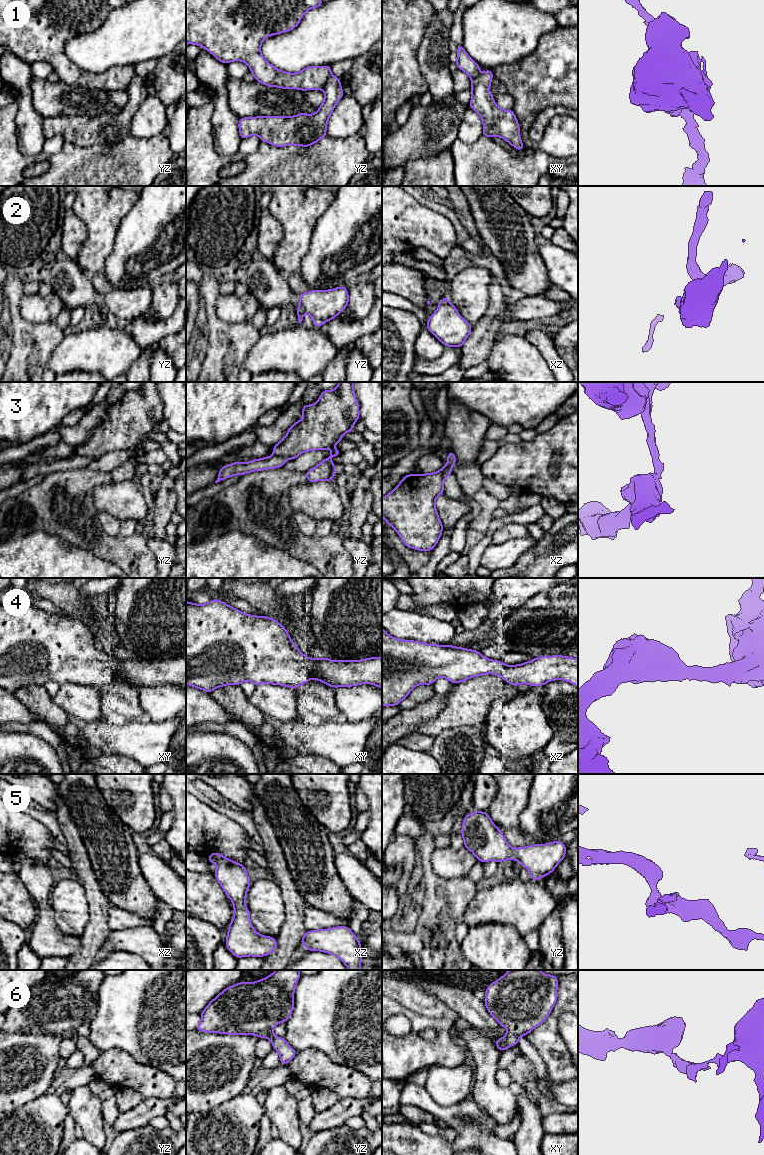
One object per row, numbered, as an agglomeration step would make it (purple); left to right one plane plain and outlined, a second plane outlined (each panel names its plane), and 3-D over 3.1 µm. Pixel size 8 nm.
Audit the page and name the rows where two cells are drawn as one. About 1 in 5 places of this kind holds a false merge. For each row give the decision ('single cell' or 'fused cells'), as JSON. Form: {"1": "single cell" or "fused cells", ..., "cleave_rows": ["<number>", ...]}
{"1": "fused cells", "2": "fused cells", "3": "fused cells", "4": "single cell", "5": "single cell", "6": "single cell", "cleave_rows": ["1", "2", "3"]}

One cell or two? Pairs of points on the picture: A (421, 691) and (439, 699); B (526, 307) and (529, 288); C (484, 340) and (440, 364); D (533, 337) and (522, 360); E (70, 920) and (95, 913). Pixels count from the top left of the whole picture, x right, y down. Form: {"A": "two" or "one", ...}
{"A": "two", "B": "two", "C": "two", "D": "two", "E": "two"}

